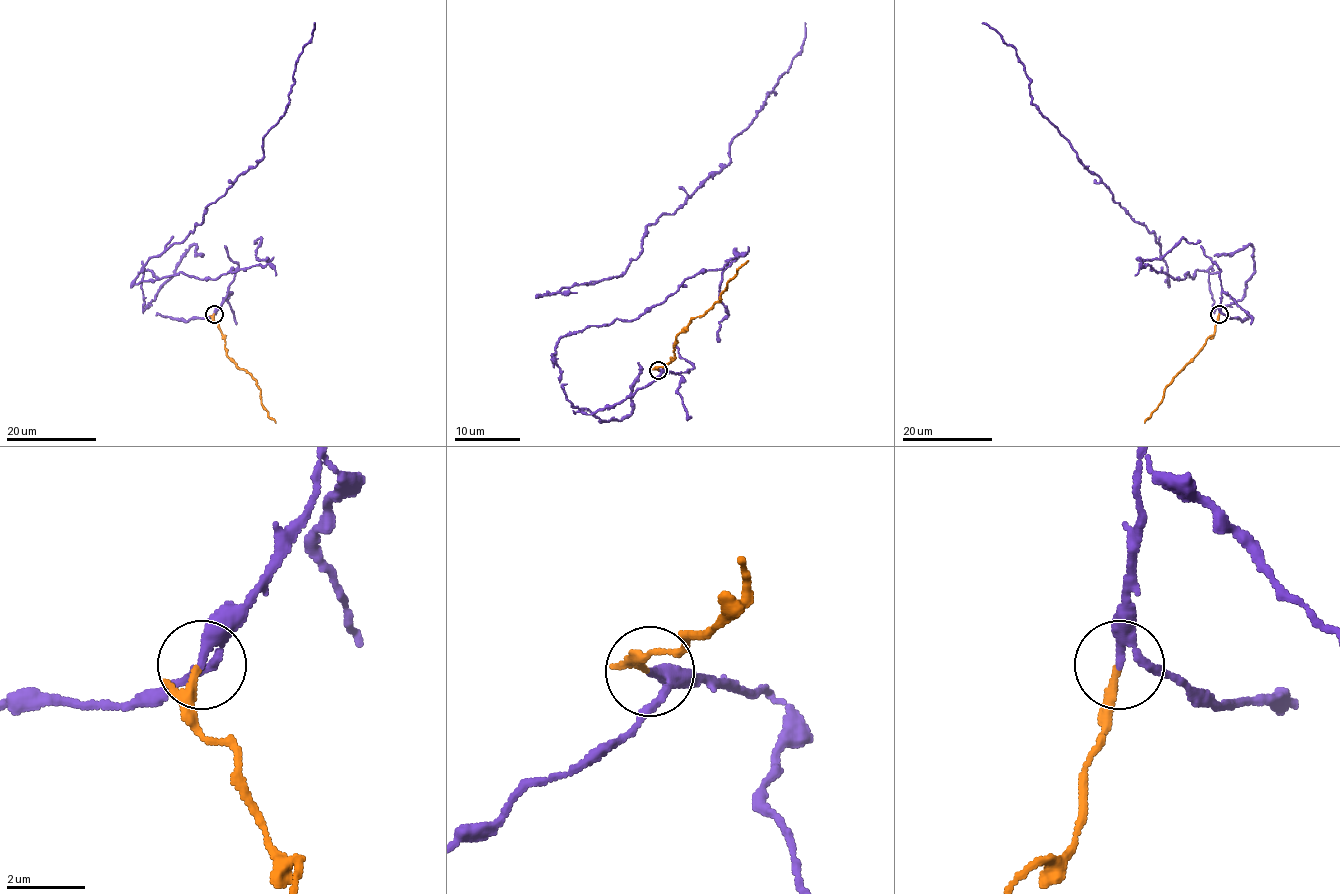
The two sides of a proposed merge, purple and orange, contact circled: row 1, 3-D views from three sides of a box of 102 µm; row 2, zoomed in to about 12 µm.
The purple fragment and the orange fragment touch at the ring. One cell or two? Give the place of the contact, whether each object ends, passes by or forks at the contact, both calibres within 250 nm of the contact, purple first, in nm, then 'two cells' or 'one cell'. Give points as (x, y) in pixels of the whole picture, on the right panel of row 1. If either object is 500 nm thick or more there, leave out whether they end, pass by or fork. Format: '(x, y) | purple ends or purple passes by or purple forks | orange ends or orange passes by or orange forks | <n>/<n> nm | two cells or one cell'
(1219, 314) | purple passes by | orange ends | 190/240 nm | two cells

